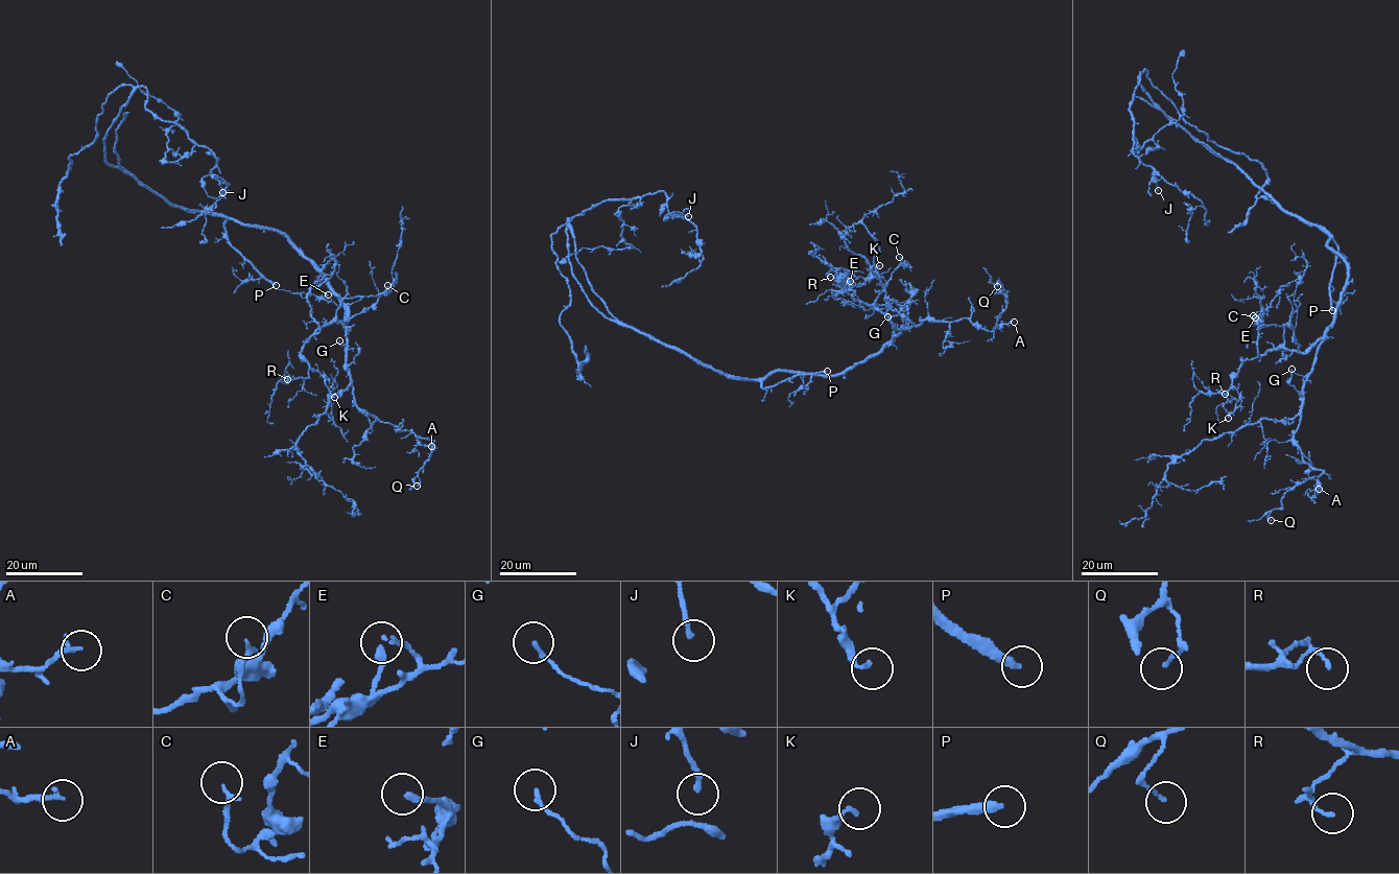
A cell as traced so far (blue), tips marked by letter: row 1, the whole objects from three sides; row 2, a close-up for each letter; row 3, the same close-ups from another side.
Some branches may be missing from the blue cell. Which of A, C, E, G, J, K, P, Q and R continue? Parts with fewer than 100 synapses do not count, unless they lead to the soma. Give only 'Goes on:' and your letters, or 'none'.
Goes on: P

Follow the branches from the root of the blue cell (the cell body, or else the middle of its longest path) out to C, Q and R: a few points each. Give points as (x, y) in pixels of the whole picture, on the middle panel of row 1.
C: (717, 373), (748, 379), (781, 371), (836, 376), (874, 355), (895, 328), (873, 306), (900, 264), (899, 257)
Q: (717, 373), (836, 376), (904, 327), (926, 320), (968, 319), (991, 331), (1005, 308), (997, 286)
R: (717, 373), (836, 376), (880, 350), (891, 320), (849, 293), (838, 282), (848, 270), (830, 277)

